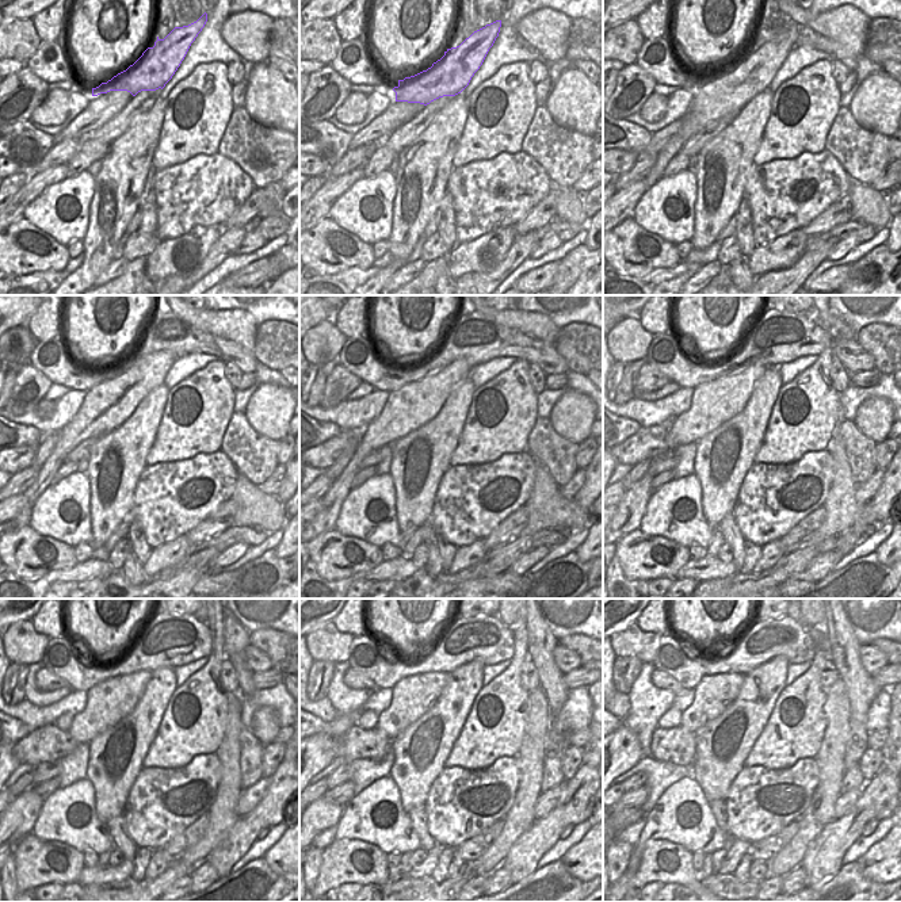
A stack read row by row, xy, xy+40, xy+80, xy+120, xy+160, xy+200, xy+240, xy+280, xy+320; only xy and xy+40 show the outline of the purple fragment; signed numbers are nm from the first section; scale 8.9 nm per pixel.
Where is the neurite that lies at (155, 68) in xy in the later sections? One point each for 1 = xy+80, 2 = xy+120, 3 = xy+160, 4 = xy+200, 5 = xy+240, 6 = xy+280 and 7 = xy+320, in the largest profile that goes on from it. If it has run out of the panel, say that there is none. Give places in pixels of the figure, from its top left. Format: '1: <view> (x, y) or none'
1: xy+80 (752, 73)
2: xy+120 (111, 402)
3: xy+160 (411, 406)
4: xy+200 (714, 402)
5: xy+240 (109, 702)
6: xy+280 (412, 696)
7: xy+320 (713, 695)

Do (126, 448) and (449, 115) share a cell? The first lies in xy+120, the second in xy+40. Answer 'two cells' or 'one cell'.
one cell

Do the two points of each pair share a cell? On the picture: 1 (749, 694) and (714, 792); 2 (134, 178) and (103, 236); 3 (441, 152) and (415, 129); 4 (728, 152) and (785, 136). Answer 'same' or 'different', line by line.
1: same
2: same
3: different
4: different

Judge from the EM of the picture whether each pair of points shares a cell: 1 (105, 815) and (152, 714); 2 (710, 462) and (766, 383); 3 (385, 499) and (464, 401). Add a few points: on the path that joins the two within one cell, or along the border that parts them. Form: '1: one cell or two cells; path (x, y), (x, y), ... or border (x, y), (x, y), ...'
1: one cell; path (111, 790), (111, 784), (132, 760), (136, 740)
2: one cell; path (729, 443), (733, 439), (733, 430), (760, 402)
3: two cells; border (388, 473), (393, 481), (397, 518)

